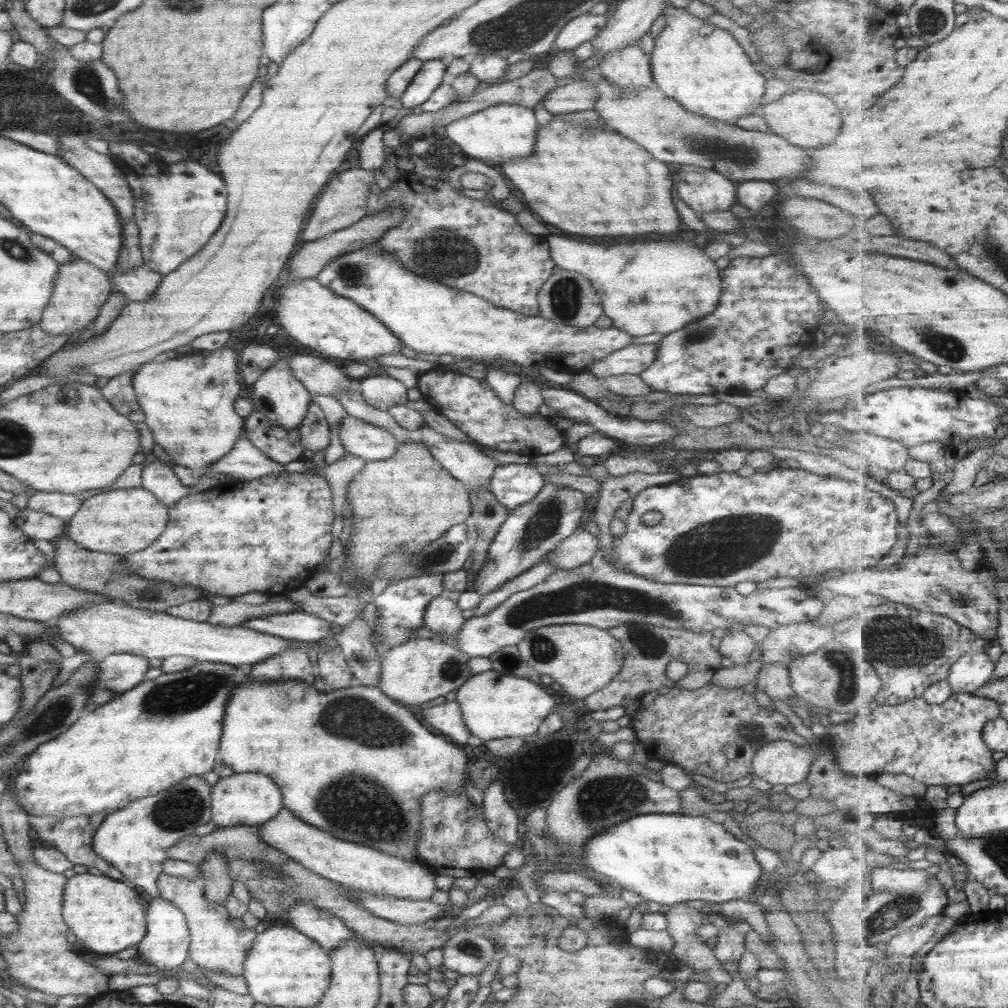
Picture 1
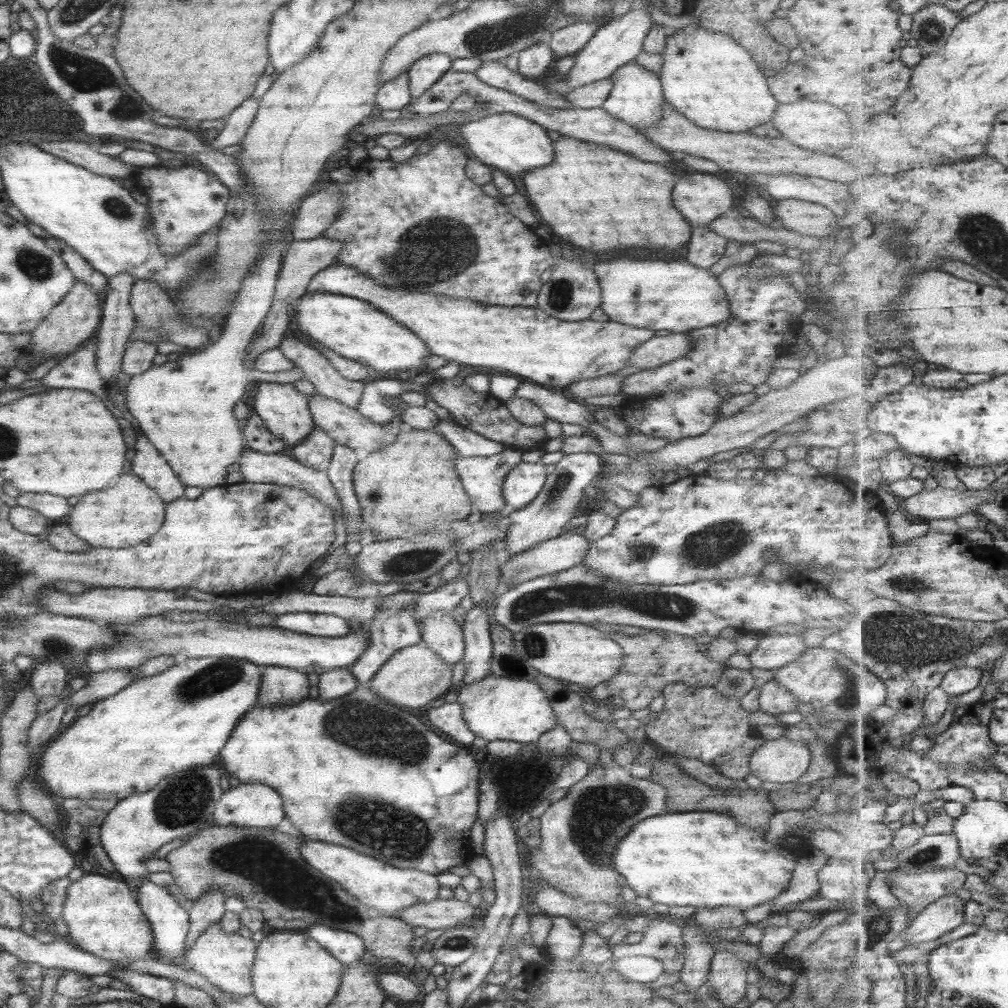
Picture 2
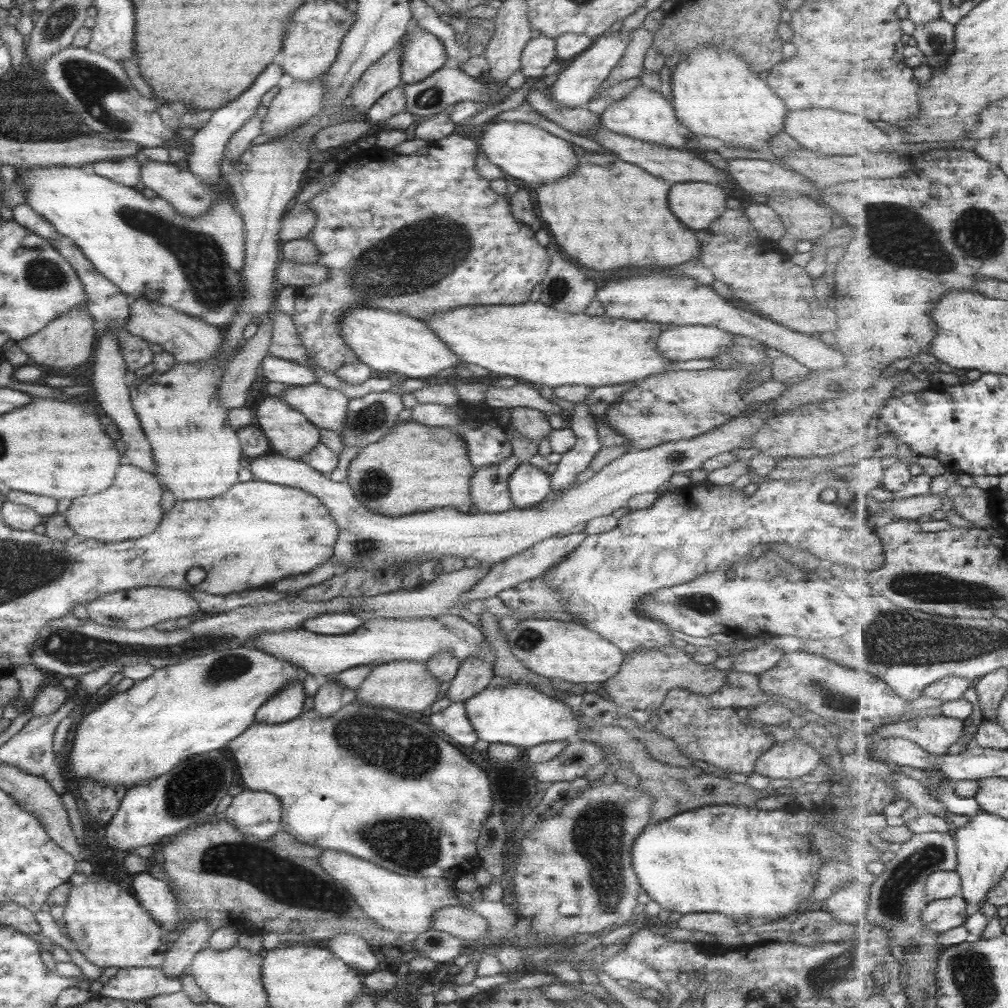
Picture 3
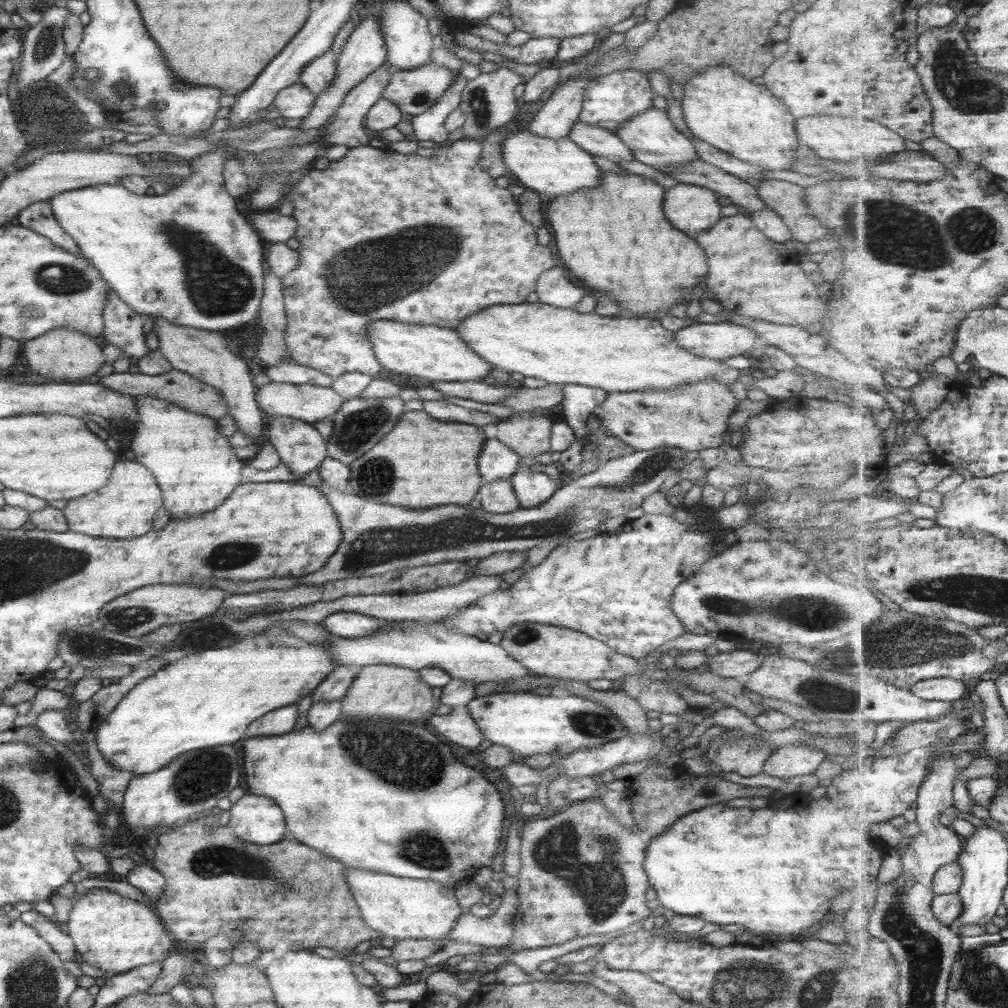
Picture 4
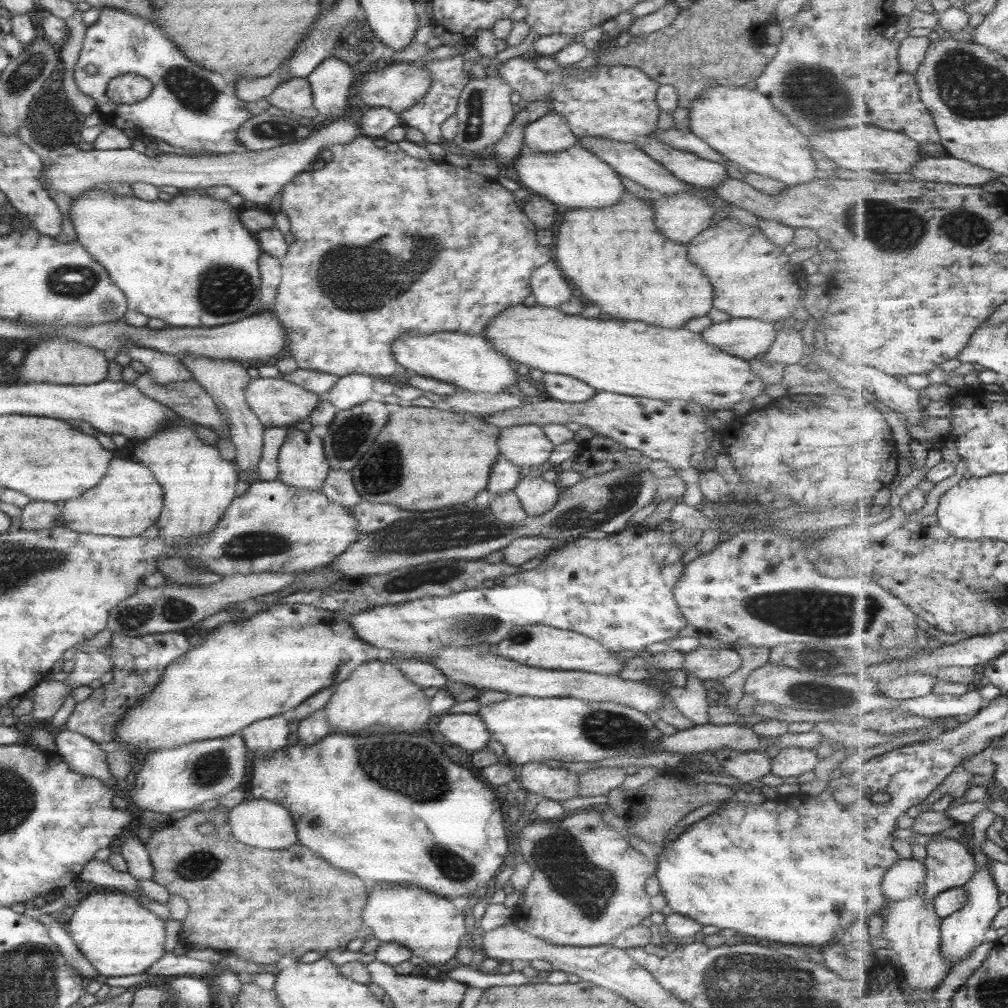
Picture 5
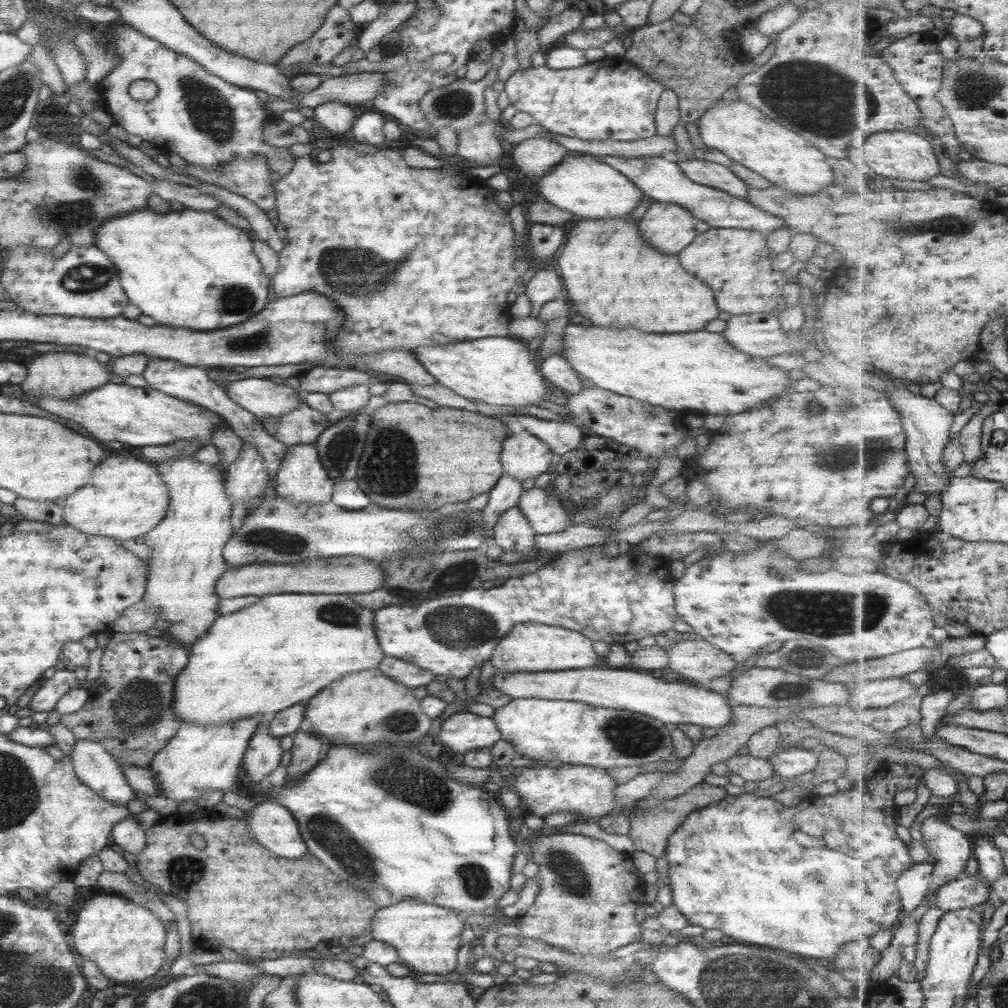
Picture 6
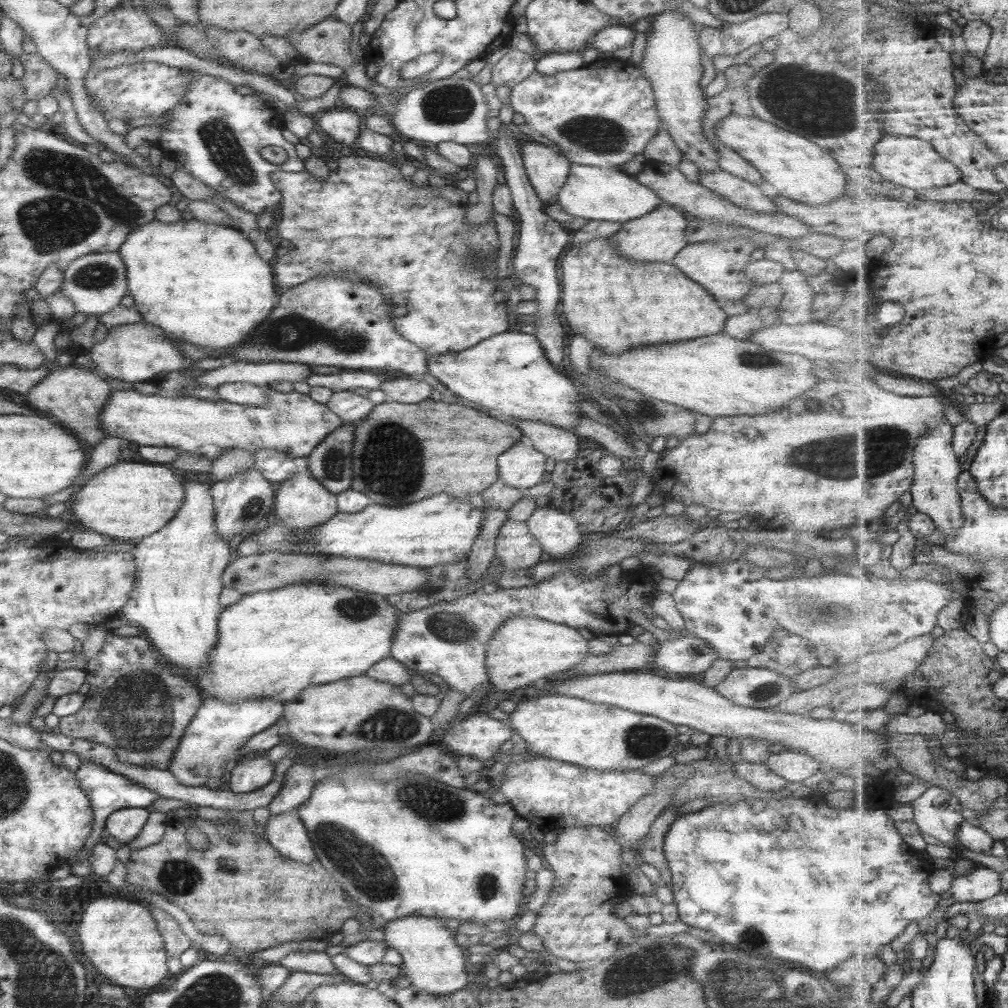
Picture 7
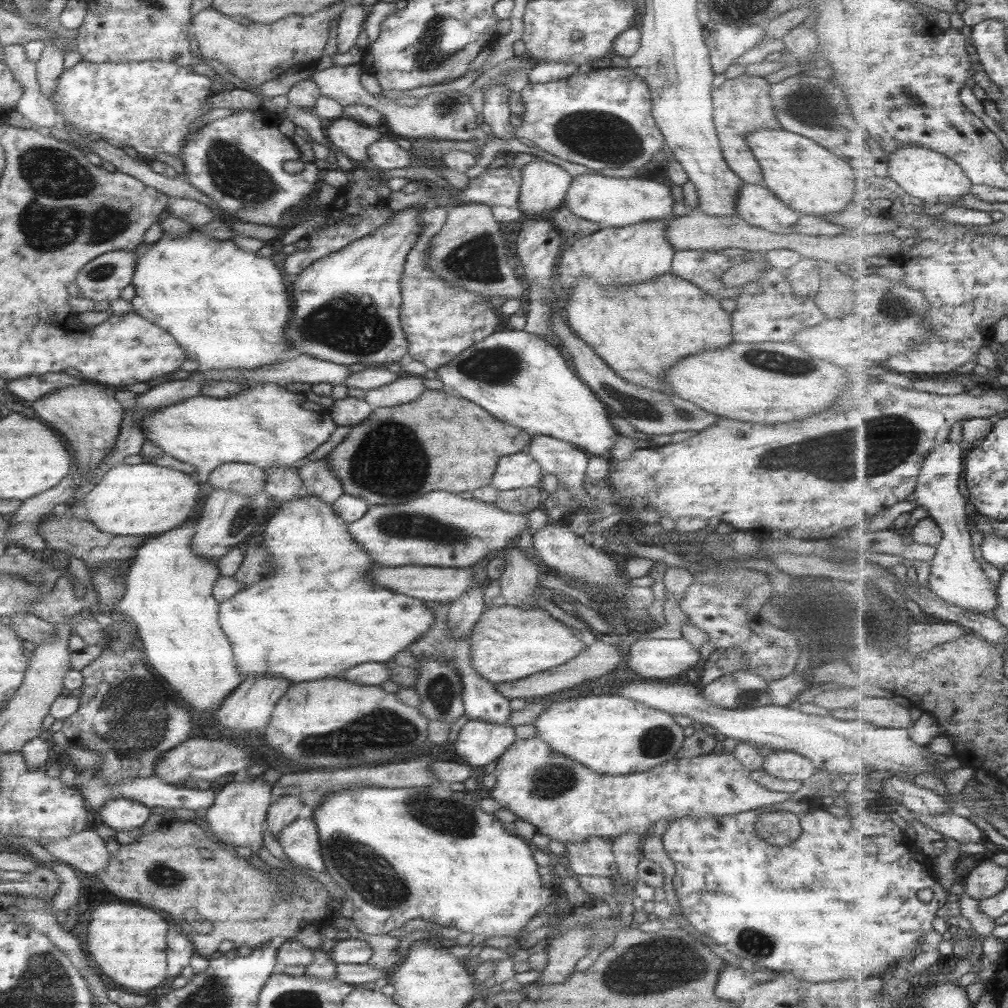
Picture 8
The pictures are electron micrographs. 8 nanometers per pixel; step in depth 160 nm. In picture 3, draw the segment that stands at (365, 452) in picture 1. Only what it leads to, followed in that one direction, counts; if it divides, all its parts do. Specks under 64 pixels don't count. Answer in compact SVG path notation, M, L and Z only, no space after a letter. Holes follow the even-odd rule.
M315 382L305 386L287 387L276 396L289 408L300 412L318 429L340 434L348 398L339 389Z

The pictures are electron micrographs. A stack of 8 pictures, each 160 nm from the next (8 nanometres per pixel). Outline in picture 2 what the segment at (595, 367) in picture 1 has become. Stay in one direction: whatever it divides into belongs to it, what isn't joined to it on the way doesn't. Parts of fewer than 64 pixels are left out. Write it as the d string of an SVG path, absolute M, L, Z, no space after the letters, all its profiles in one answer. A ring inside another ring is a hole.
M689 332L668 333L665 336L653 335L649 340L632 350L629 364L645 369L661 366L687 354L691 345L692 336Z

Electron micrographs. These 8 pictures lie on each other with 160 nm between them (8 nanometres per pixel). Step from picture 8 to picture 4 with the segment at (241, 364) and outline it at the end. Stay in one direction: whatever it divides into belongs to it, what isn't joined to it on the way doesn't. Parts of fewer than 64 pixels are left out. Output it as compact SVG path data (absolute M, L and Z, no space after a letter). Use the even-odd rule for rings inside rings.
M220 144L210 152L206 152L190 162L190 175L182 180L176 187L162 195L141 195L133 194L132 191L125 190L120 184L96 184L78 188L77 190L68 190L57 196L52 196L47 202L51 212L58 225L75 242L79 254L100 274L103 281L106 282L110 290L115 293L134 313L139 313L143 317L152 315L152 318L162 318L167 322L172 322L177 326L188 326L197 330L219 332L229 330L235 326L239 327L251 318L255 318L258 313L258 306L262 295L262 280L264 276L264 250L265 245L260 239L258 232L249 223L249 219L243 217L237 206L236 199L231 198L224 189L222 183L222 166L225 158L230 157L227 146Z

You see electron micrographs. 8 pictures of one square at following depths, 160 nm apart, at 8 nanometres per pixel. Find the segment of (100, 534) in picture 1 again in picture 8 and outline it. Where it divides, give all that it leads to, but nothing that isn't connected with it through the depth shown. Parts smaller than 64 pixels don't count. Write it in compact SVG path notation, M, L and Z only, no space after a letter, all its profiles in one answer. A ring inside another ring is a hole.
M144 461L133 466L120 463L115 468L109 468L101 480L85 496L81 496L70 513L97 526L101 532L117 537L157 535L187 520L199 497L198 492L199 486L192 475Z

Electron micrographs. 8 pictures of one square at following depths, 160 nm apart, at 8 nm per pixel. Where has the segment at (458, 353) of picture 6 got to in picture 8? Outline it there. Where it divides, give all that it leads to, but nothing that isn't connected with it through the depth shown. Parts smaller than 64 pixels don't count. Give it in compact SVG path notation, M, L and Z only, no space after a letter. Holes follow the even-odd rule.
M508 329L496 330L483 340L462 350L443 366L434 371L437 379L443 382L443 392L461 396L485 412L495 416L499 422L515 426L525 431L529 437L541 435L573 444L588 457L607 457L613 443L620 434L610 425L604 404L591 392L591 389L565 364L565 354L547 344L537 335Z

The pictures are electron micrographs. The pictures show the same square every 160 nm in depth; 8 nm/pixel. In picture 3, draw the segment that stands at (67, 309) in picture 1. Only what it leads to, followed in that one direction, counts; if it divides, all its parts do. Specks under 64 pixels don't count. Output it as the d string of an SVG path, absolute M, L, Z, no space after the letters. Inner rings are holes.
M78 306L78 308L68 310L65 314L54 318L35 334L15 341L15 343L23 354L27 354L29 363L69 370L81 366L91 356L95 340L94 330L93 319L85 307Z

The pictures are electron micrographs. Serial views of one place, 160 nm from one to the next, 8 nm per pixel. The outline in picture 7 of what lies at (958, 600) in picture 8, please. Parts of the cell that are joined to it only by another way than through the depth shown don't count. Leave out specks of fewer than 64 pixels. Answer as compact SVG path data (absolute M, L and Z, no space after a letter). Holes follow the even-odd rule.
M945 421L919 440L913 458L916 479L910 490L913 507L918 512L929 515L935 521L936 528L944 534L944 545L955 538L960 528L963 527L963 508L961 508L958 479L964 470L953 450L954 430L955 426Z

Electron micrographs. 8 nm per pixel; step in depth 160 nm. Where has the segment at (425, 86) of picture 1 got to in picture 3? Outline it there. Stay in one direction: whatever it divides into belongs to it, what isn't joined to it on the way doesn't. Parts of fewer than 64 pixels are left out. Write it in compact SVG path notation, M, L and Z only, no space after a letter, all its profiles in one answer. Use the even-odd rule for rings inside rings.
M415 27L404 36L400 44L401 83L413 84L443 66L444 46L433 34Z

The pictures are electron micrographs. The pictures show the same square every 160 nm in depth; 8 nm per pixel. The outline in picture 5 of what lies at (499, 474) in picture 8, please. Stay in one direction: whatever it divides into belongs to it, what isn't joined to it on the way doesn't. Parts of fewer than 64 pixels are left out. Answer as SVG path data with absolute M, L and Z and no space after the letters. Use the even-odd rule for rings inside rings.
M522 423L500 429L495 444L498 454L517 469L537 469L549 459L554 444L545 438L541 426Z

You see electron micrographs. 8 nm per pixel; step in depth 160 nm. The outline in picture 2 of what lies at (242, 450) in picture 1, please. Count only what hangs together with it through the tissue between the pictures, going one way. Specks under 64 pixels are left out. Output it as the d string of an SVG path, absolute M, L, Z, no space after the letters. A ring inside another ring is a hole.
M248 449L243 450L236 463L239 466L238 472L243 476L243 482L249 484L271 484L275 486L296 487L304 491L305 494L312 496L319 503L325 504L331 513L335 516L341 515L341 506L337 500L336 492L326 478L323 471L309 469L307 466L302 466L289 456L288 453L283 455L263 454Z

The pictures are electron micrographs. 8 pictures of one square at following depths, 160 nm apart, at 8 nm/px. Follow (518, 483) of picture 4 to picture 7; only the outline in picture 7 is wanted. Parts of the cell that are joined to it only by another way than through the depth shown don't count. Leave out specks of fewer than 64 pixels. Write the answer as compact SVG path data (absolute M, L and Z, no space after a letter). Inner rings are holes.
M549 506L535 508L524 523L541 547L541 561L569 558L578 550L584 536L570 515Z

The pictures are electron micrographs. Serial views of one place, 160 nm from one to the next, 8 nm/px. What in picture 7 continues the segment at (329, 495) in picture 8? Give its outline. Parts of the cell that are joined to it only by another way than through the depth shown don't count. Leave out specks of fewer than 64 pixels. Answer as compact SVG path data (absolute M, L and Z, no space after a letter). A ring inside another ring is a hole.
M342 427L330 432L317 444L301 465L331 494L339 494L351 485L353 435Z

